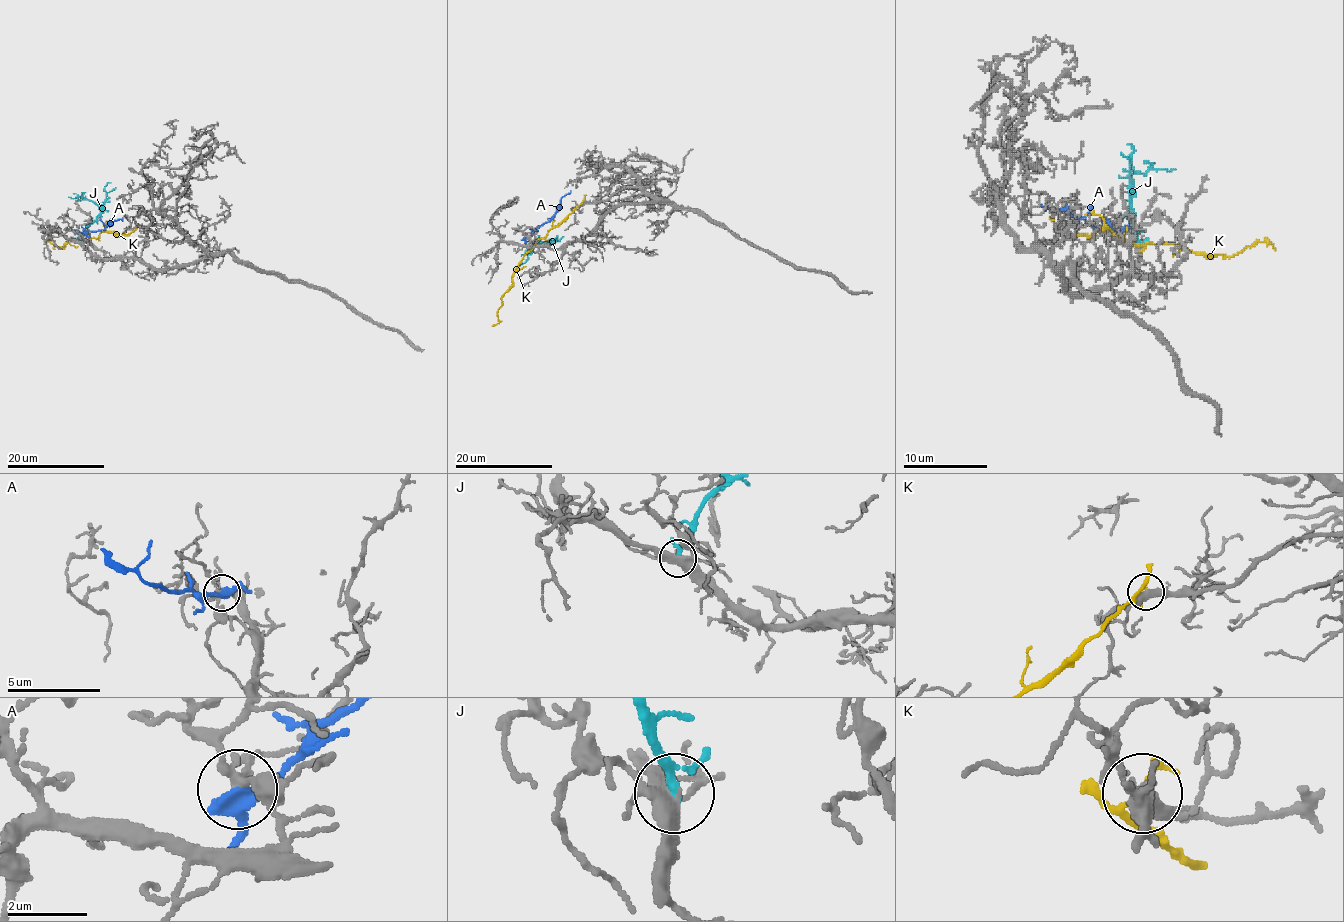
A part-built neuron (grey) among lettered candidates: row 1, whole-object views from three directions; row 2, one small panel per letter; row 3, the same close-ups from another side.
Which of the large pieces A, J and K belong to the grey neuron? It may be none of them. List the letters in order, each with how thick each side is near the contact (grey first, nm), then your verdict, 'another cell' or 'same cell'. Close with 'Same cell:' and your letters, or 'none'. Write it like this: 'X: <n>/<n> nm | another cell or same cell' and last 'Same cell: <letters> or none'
A: 190/360 nm | another cell
J: 420/200 nm | same cell
K: 320/110 nm | another cell
Same cell: J

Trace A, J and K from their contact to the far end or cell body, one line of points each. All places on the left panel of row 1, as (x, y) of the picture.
A: (76, 232), (101, 231), (112, 221), (122, 217)
J: (79, 242), (83, 231), (96, 219), (99, 208), (86, 199), (68, 197)
K: (136, 226), (127, 234), (102, 232), (97, 238), (69, 240), (63, 246), (53, 248), (51, 239), (44, 244)

